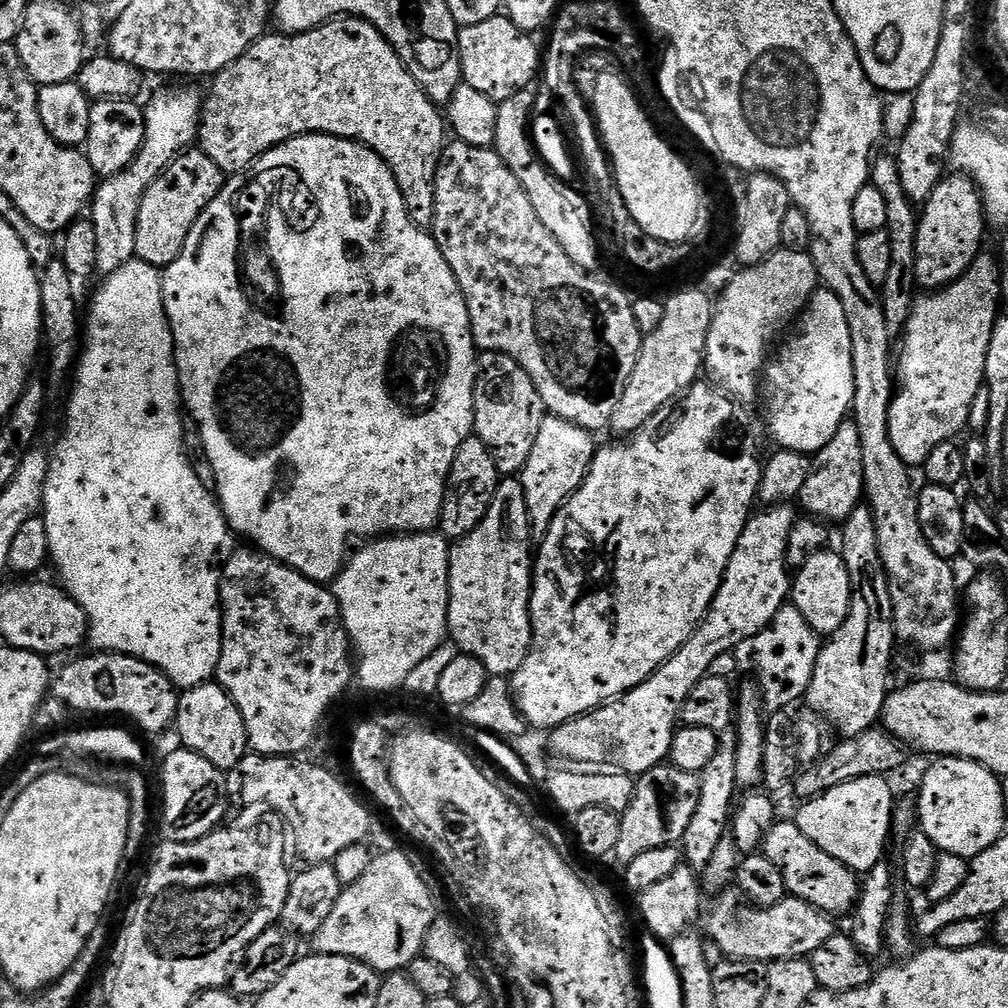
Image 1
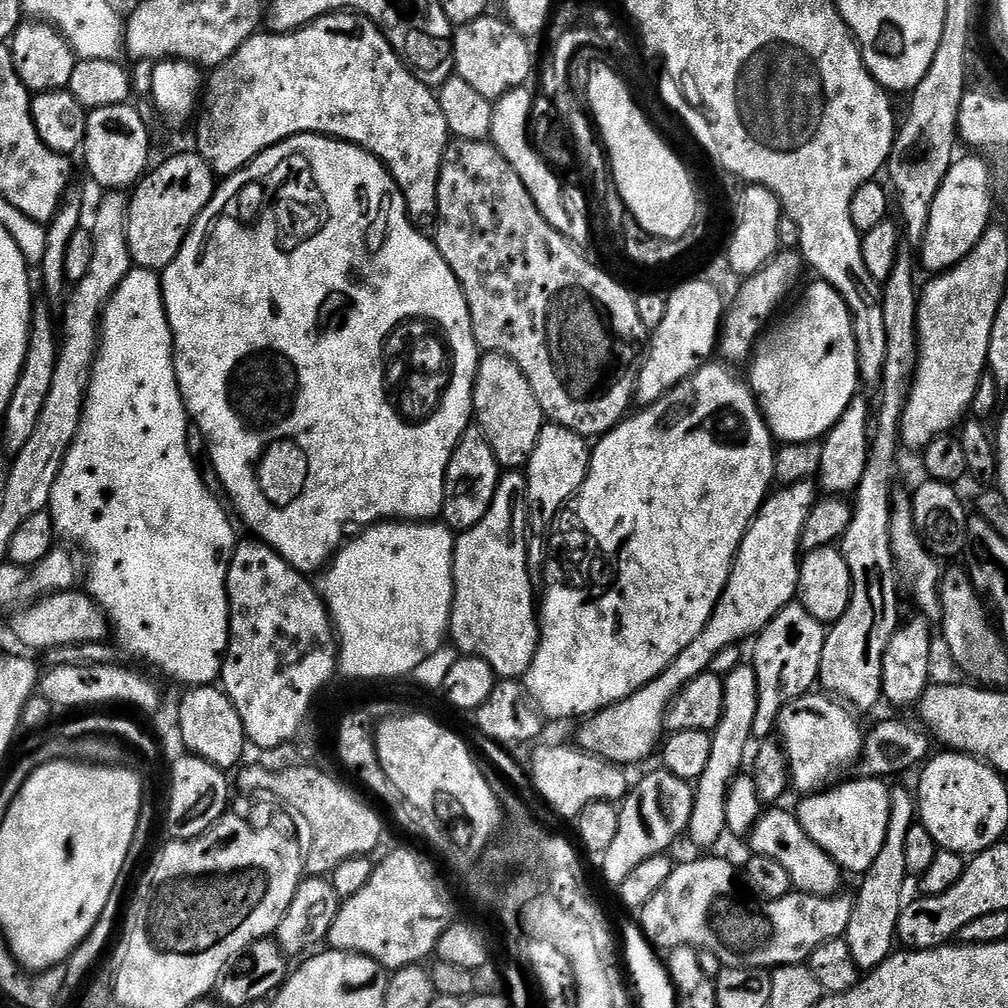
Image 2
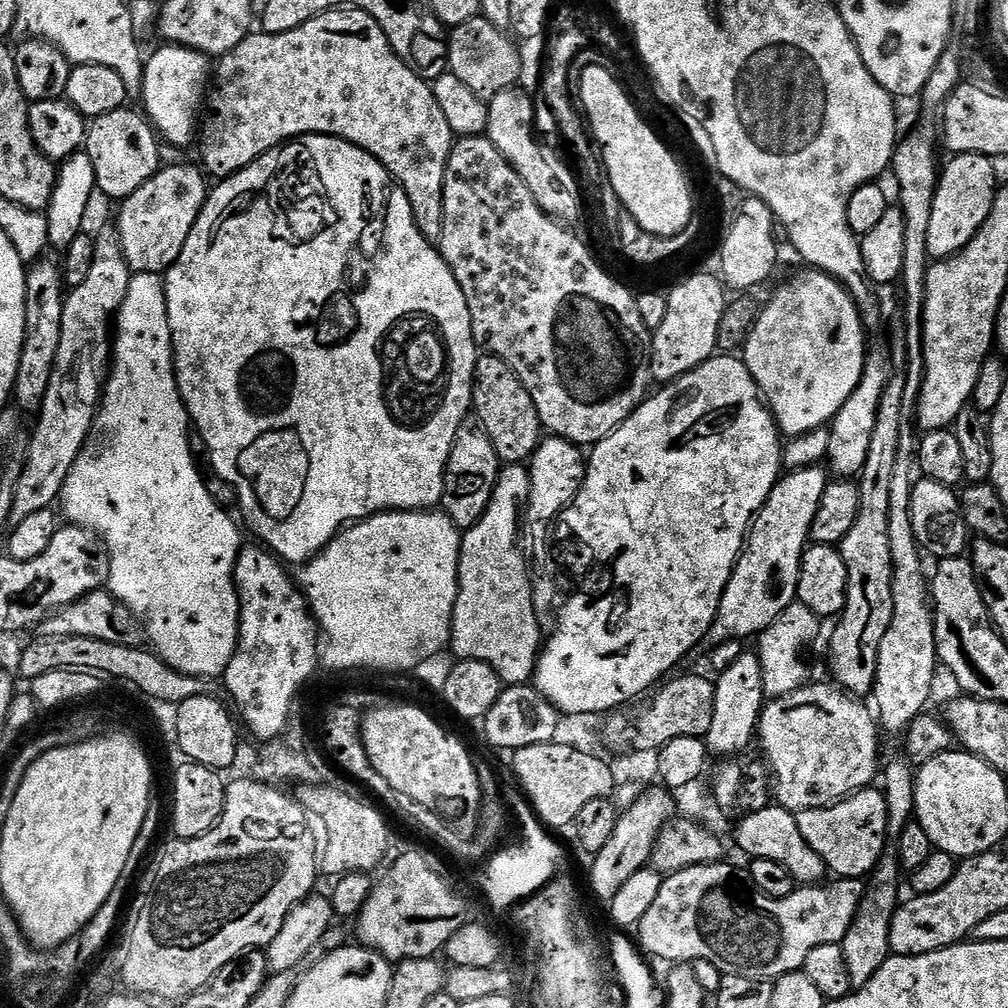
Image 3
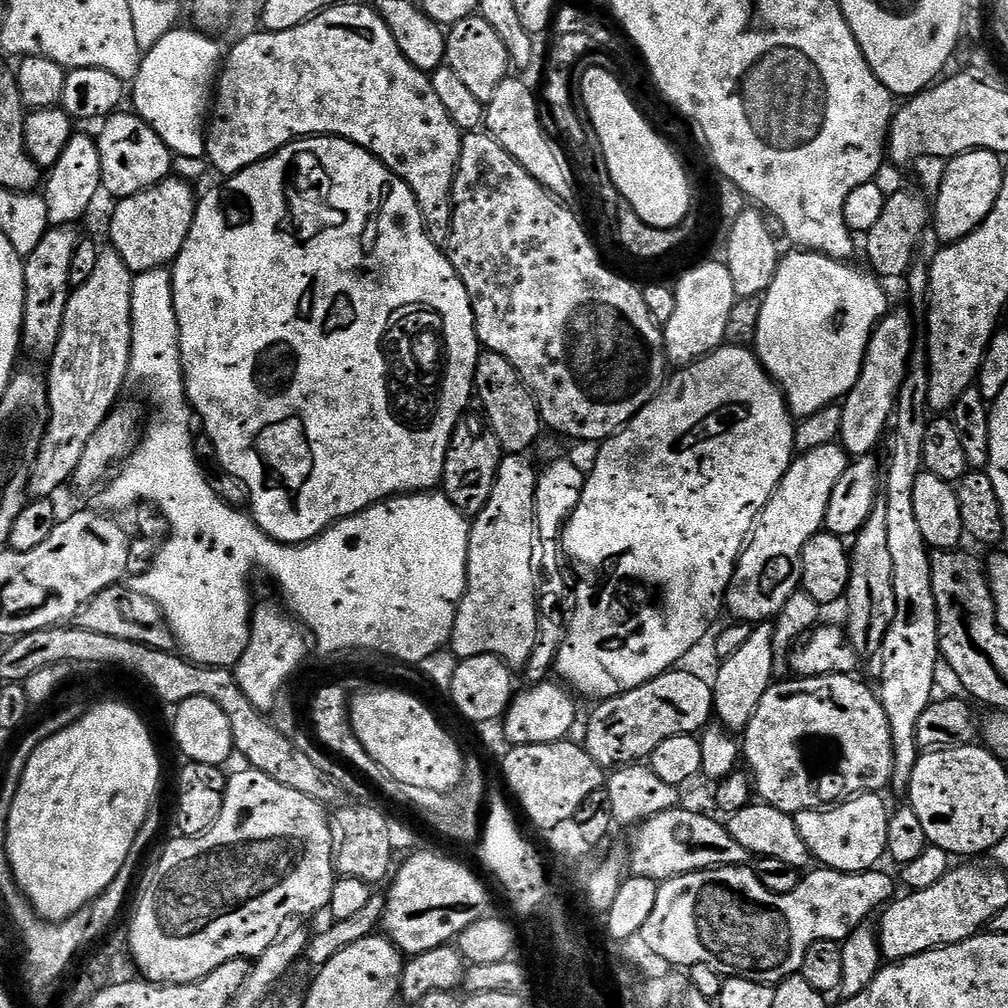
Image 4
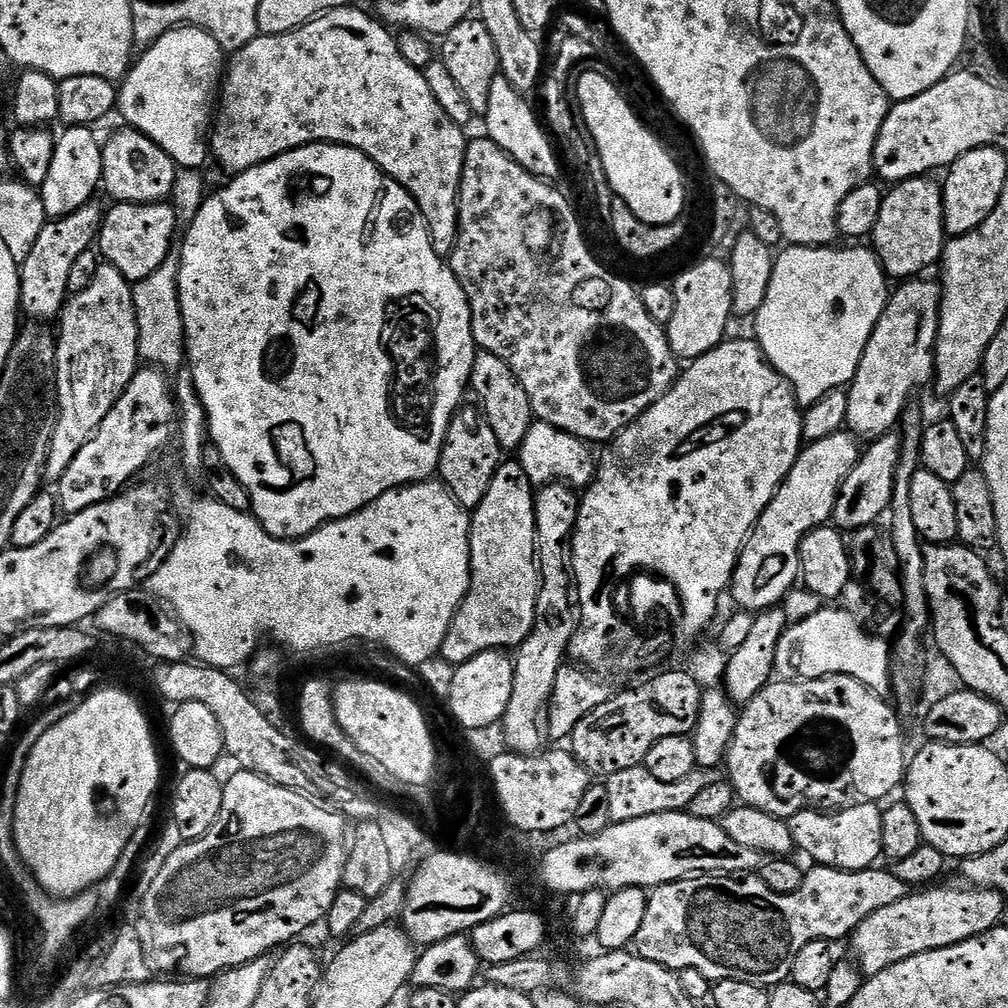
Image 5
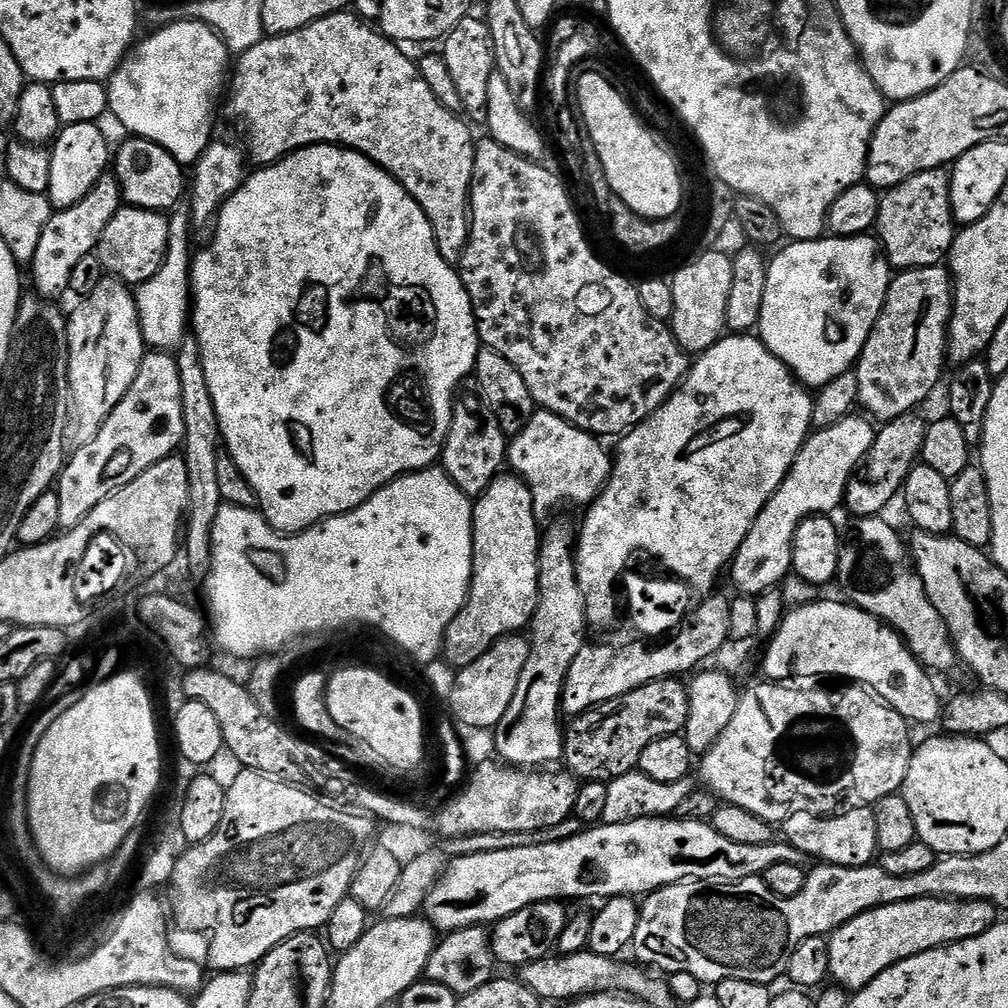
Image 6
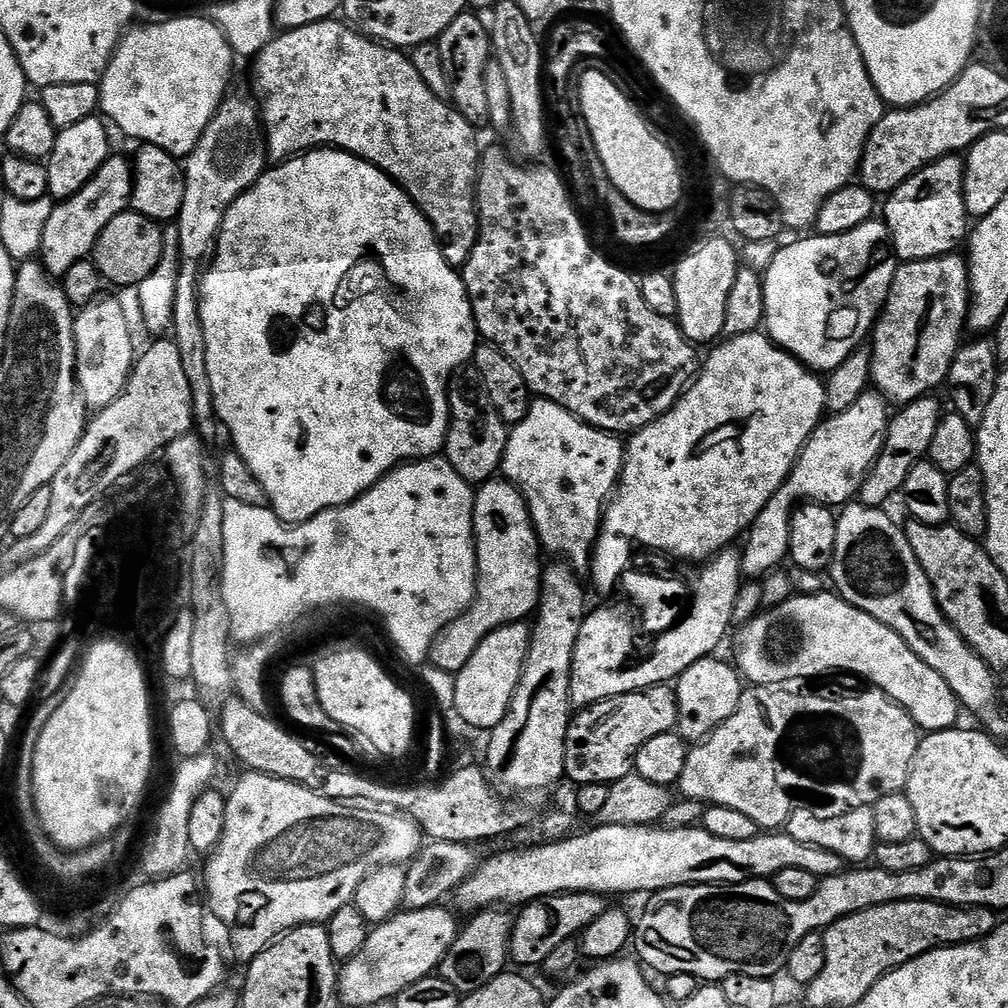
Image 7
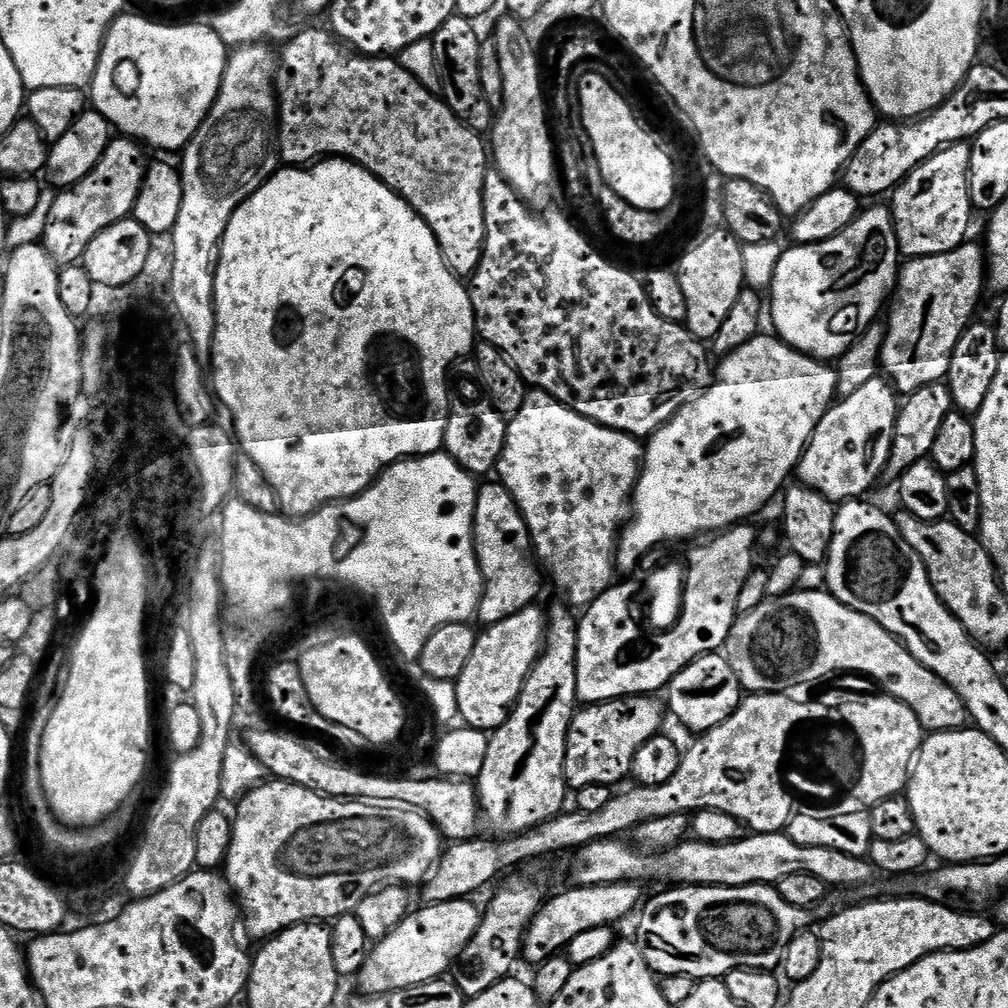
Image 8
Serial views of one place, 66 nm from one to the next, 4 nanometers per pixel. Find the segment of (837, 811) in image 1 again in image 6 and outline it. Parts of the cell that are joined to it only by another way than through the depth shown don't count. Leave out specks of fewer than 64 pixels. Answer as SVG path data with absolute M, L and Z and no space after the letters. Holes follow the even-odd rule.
M871 807L849 808L841 813L841 816L828 814L823 818L815 812L790 814L790 818L786 818L782 825L783 839L793 850L803 852L805 857L817 856L817 861L826 864L857 868L873 863L878 856L878 834L874 830L874 814Z

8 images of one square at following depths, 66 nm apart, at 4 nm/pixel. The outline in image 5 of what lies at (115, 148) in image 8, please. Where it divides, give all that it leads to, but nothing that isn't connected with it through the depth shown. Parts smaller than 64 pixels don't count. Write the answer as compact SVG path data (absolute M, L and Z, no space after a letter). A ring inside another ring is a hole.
M93 202L66 214L57 220L49 219L42 234L34 242L26 262L18 265L20 270L20 306L23 315L32 322L52 322L64 311L70 299L70 269L74 261L97 243L100 235L102 208Z

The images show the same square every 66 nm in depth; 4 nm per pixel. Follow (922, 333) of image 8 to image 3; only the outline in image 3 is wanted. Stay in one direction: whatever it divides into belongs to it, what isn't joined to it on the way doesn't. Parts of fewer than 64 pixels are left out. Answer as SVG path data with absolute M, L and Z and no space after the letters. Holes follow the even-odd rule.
M876 348L867 353L864 361L864 373L850 398L838 410L836 419L831 421L832 441L828 451L827 463L832 463L831 471L840 478L855 477L864 468L866 450L870 450L870 434L874 434L874 422L878 418L878 406L882 402L882 394L888 385L890 375L890 356L887 351Z

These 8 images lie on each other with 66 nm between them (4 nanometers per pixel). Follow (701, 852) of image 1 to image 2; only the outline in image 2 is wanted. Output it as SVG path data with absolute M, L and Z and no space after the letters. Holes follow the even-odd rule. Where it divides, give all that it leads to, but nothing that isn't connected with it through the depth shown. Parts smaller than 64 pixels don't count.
M742 662L723 677L724 709L716 731L711 733L710 759L706 761L706 770L694 781L692 794L692 813L686 833L696 848L712 848L723 836L726 836L726 798L728 787L736 779L740 768L745 767L744 751L752 740L755 711L758 710L758 682L751 663Z

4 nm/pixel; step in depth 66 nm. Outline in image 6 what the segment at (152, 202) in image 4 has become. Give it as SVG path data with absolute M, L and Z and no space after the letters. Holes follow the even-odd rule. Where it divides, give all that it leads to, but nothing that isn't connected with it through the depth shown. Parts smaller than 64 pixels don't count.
M122 206L116 211L114 218L110 218L106 230L102 230L102 238L94 255L102 262L104 271L109 277L122 280L129 286L135 286L158 274L162 258L166 258L169 238L168 216L165 213Z

